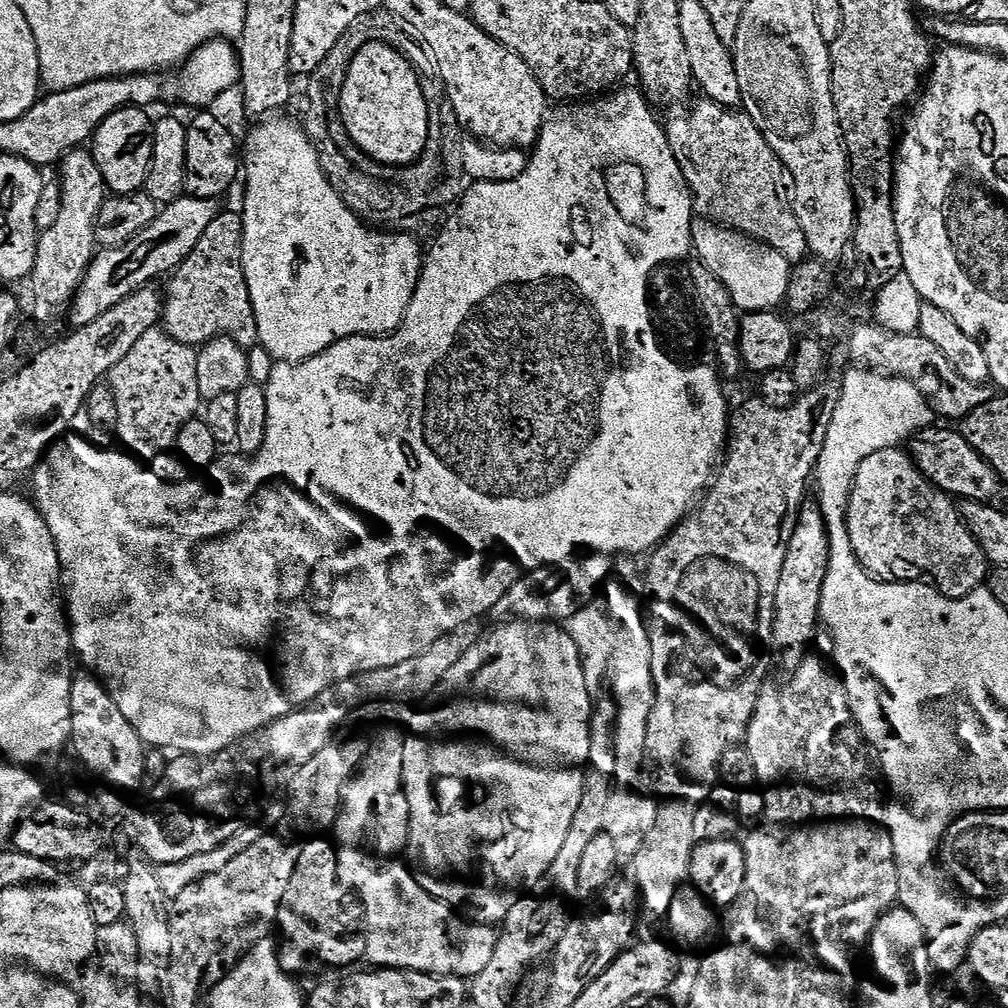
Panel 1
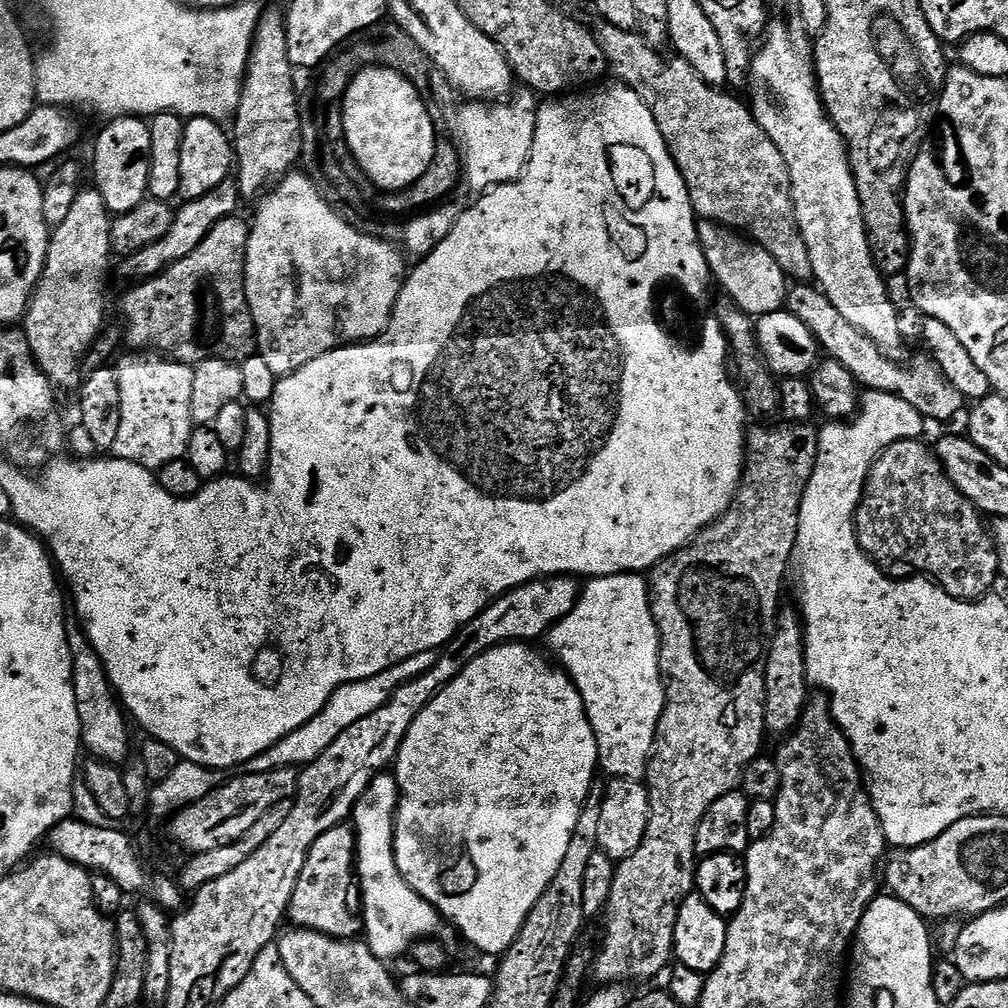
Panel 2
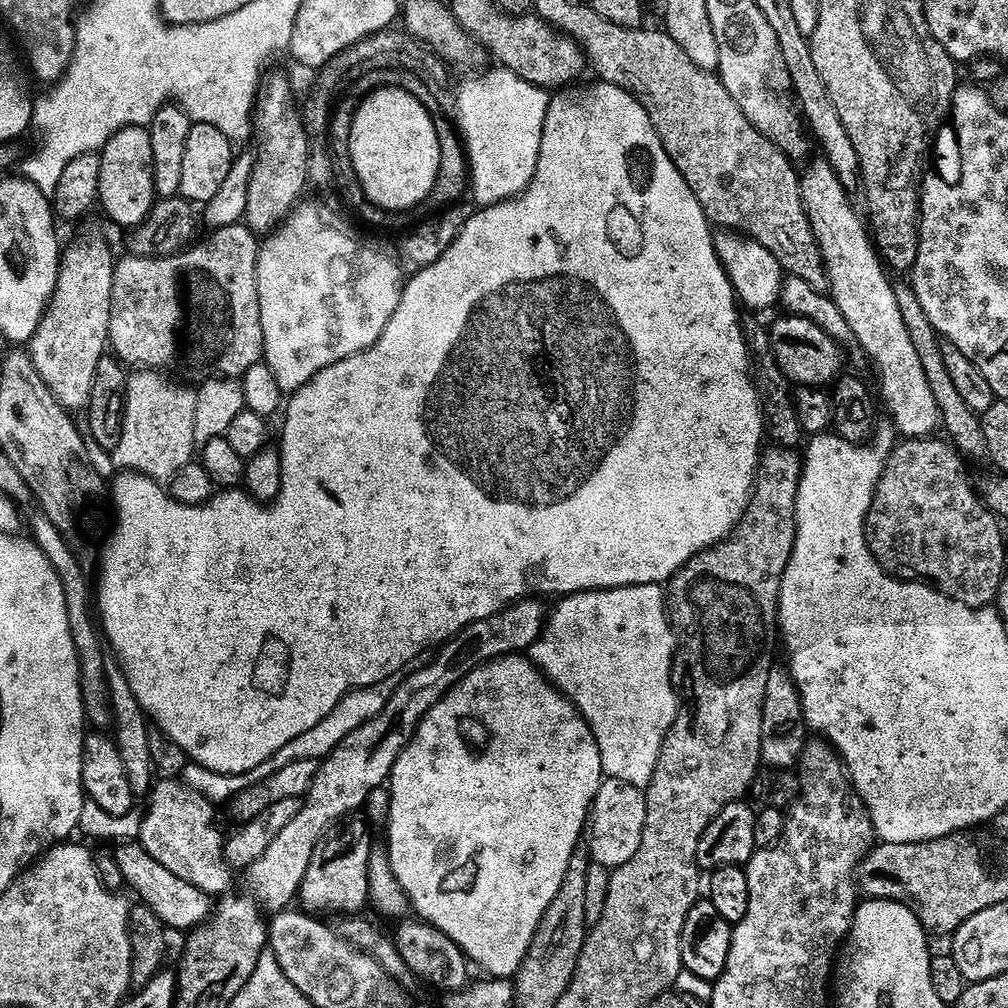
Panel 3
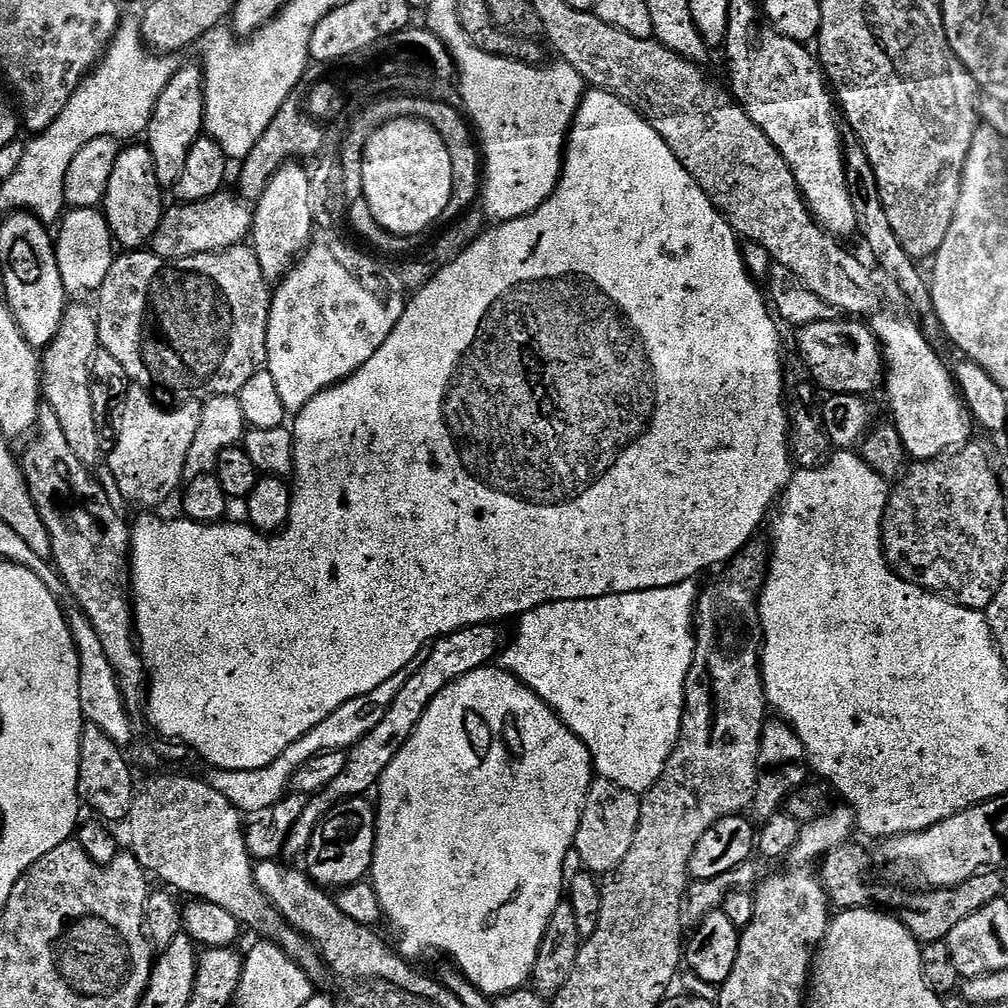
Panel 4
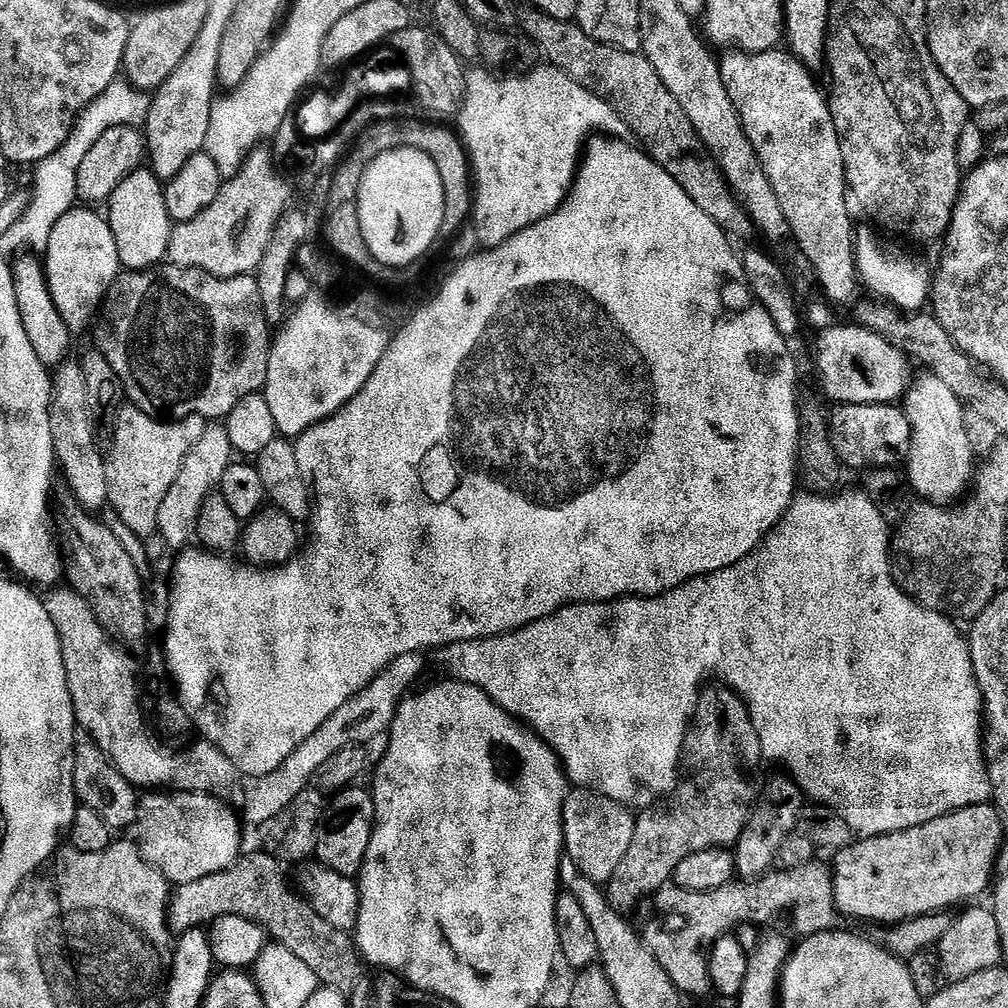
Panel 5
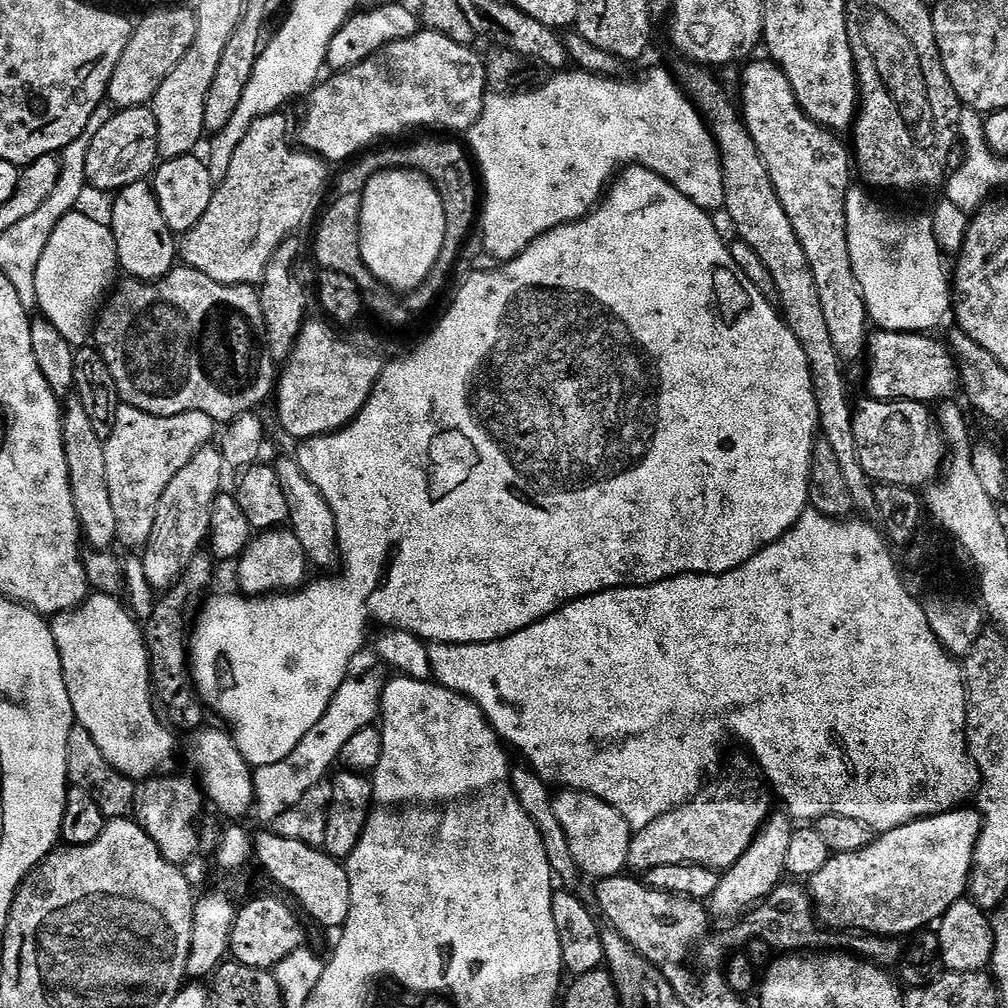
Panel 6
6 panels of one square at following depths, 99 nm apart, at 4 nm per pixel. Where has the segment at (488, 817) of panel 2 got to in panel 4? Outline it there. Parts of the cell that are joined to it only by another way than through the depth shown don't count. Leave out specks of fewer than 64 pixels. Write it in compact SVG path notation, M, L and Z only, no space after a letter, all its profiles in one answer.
M485 666L450 682L426 706L414 734L398 750L394 762L386 766L378 785L380 804L376 808L376 849L372 859L370 883L376 891L383 912L383 919L392 923L400 939L398 951L405 958L420 956L433 948L445 952L453 960L459 973L489 998L505 996L529 983L532 971L546 934L548 919L562 903L566 892L564 863L568 852L573 851L580 815L584 809L584 797L594 779L592 755L580 739L560 721L559 716L548 704L543 704L522 681L511 676L499 666Z

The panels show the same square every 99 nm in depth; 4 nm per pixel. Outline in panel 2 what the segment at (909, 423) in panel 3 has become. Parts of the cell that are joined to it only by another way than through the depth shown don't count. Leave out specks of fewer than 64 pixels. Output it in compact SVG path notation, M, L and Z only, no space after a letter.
M776 20L767 25L766 39L757 47L756 55L752 58L747 88L746 100L752 109L752 117L758 126L762 126L762 130L766 130L770 142L778 146L782 158L786 158L792 183L792 205L800 233L806 242L806 250L810 254L815 283L830 298L834 310L838 310L838 314L850 322L850 326L858 326L858 330L888 356L899 357L900 347L904 344L904 336L900 333L900 316L896 313L899 311L888 294L885 277L872 260L868 228L864 224L864 211L858 198L856 180L852 176L852 166L848 162L848 150L844 137L825 113L824 101L820 98L816 83L814 44L803 24L783 24Z

